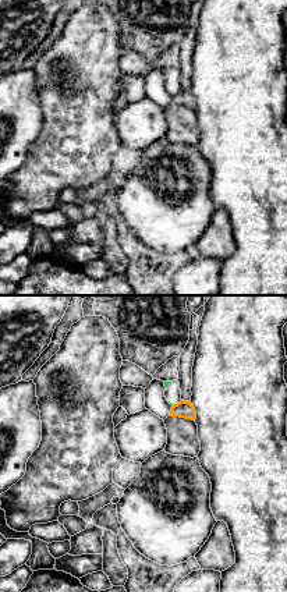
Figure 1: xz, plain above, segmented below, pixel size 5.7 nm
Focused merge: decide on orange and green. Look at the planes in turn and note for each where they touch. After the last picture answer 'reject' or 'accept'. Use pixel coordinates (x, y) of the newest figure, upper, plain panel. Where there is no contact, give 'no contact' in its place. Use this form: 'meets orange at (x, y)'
no contact

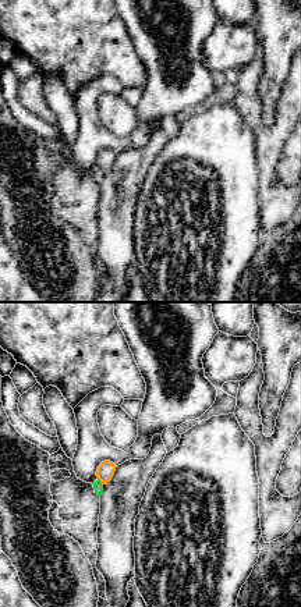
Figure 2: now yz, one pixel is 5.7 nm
meets orange at (101, 169)

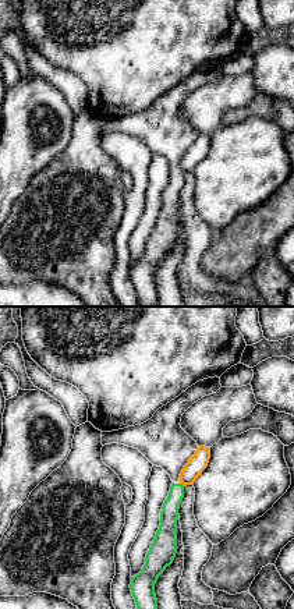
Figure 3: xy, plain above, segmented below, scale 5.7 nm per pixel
meets orange at (183, 172)

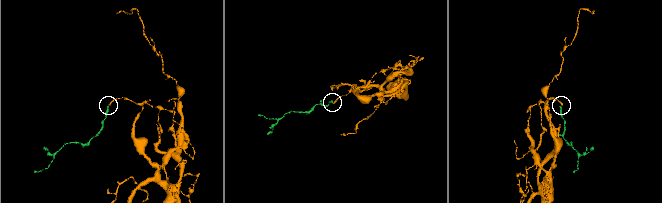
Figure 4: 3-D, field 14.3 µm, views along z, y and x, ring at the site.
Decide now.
reject

